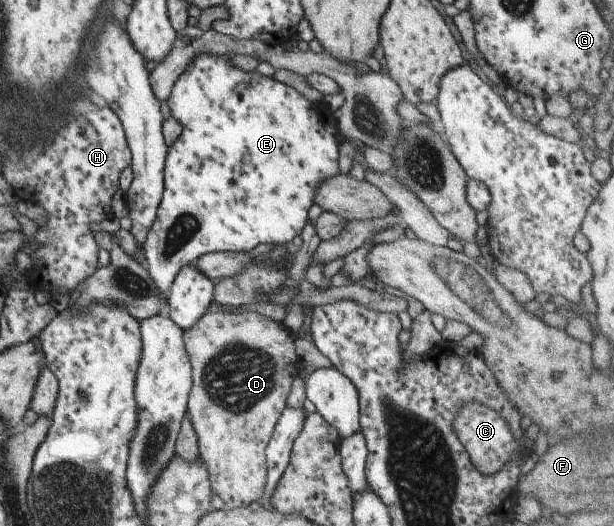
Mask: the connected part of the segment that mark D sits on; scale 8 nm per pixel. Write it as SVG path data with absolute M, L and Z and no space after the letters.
M257 312L206 313L183 332L193 367L187 414L197 433L199 457L207 465L213 492L224 501L226 508L246 508L252 501L259 502L265 494L265 451L275 425L287 407L294 378L302 368L294 345L297 336L292 335L284 324Z

